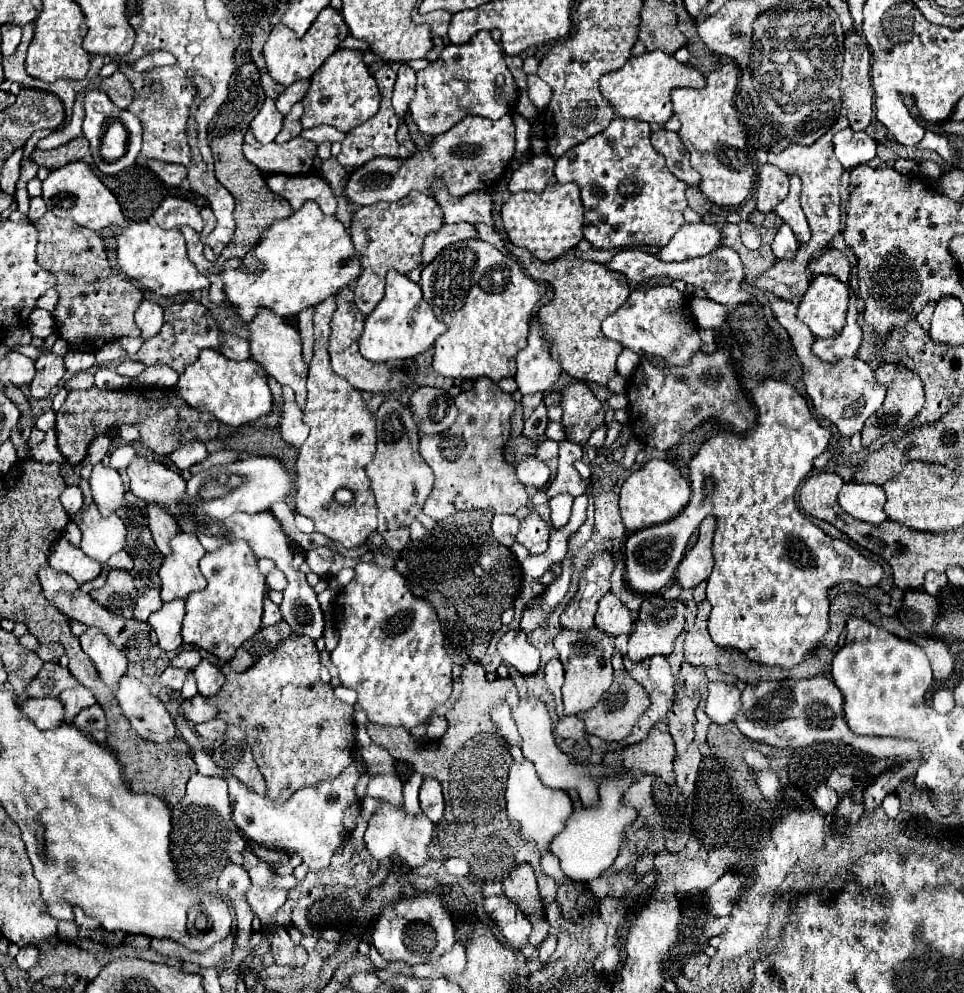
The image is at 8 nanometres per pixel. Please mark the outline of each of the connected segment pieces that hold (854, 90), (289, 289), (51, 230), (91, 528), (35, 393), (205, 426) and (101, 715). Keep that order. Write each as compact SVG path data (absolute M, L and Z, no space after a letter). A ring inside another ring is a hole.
M851 32L845 38L845 64L841 78L841 104L847 112L849 126L861 132L869 126L873 114L873 86L871 86L871 52L865 40Z
M305 202L299 210L295 210L289 218L275 220L267 232L263 232L259 244L255 250L251 250L243 260L239 270L225 270L223 272L223 284L227 300L239 308L239 316L243 322L249 322L257 308L269 308L277 316L297 316L299 312L307 310L309 306L317 306L319 302L327 300L327 296L333 296L339 288L353 284L361 276L361 260L359 252L355 250L351 236L347 228L335 218L321 212L321 208L315 202Z
M49 210L33 224L39 232L37 264L55 274L57 280L55 290L59 300L51 316L55 320L59 338L67 342L69 350L99 352L111 340L139 336L133 314L137 304L143 300L143 292L131 284L123 272L119 272L119 264L115 264L115 252L109 256L103 234L77 226L69 218L57 218Z
M95 504L87 506L77 526L83 534L81 550L101 564L105 564L109 556L113 556L125 546L123 520L117 514L111 514L107 518L101 516Z
M53 352L41 354L35 360L35 364L37 364L37 374L29 384L29 392L35 400L41 400L47 398L51 390L61 382L61 378L65 376L65 366L63 366L63 358Z
M127 388L127 390L73 390L57 412L57 444L61 454L69 464L79 464L89 442L107 432L111 426L120 426L125 416L135 422L141 430L141 444L145 444L155 454L171 454L189 442L209 442L217 436L219 422L213 414L199 414L187 402L173 394L173 390L153 390L153 388Z
M93 704L91 708L85 708L83 712L77 714L73 726L85 734L91 734L93 730L105 730L105 712L101 710L99 704Z

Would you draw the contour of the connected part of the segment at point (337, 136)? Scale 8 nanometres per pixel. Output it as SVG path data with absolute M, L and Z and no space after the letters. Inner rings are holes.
M319 126L319 128L311 128L311 130L303 130L301 136L311 140L311 142L315 142L317 146L321 142L341 142L345 138L345 134L335 130L333 126Z

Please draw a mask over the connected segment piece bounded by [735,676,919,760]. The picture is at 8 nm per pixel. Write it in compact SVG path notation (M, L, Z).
M815 676L811 680L777 680L747 684L741 696L741 710L735 718L735 724L743 736L757 742L767 742L777 748L801 748L813 742L839 740L851 744L861 752L869 752L875 758L919 758L915 742L877 736L855 736L845 724L843 696L833 684L833 680L829 680L827 676Z

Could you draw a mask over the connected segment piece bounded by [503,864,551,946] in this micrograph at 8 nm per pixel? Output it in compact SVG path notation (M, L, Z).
M529 864L517 866L509 878L503 880L503 890L509 900L513 900L523 914L529 918L533 924L533 932L529 936L531 946L539 946L547 936L549 936L549 922L545 918L545 908L537 890L537 880L535 872Z

